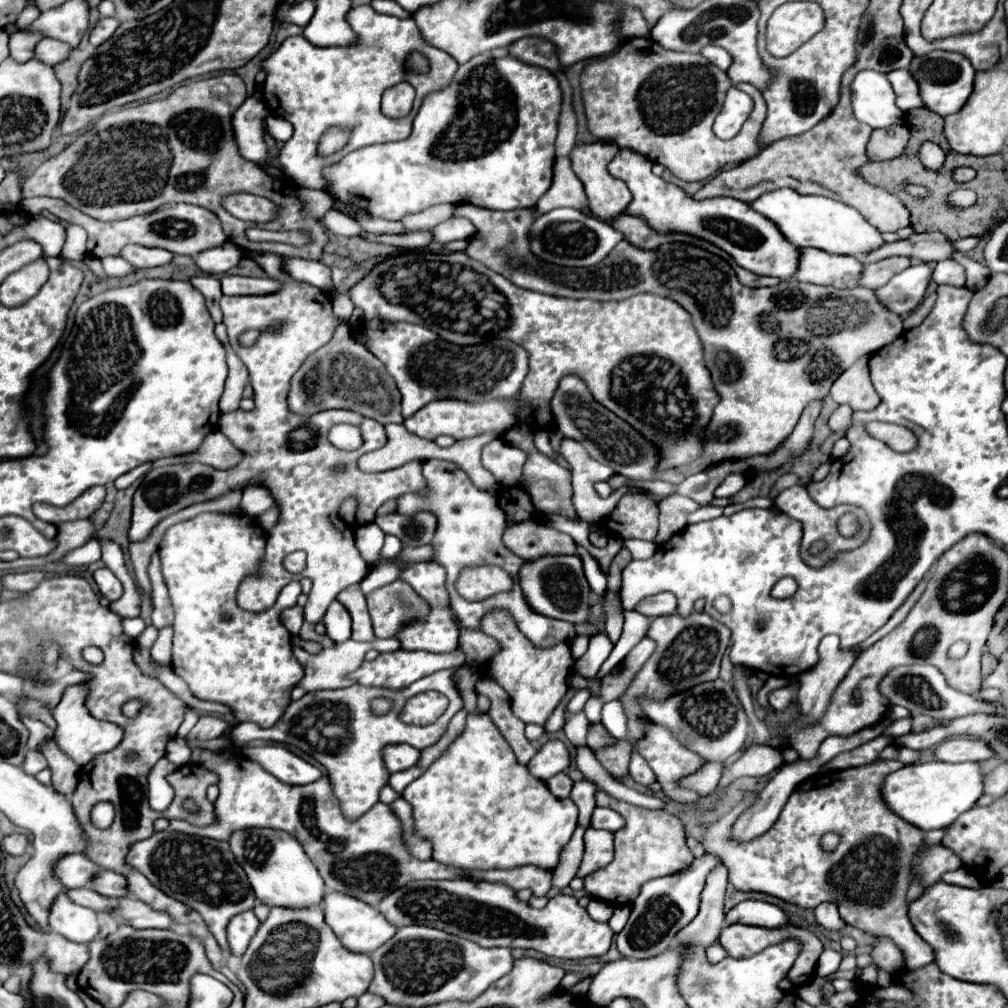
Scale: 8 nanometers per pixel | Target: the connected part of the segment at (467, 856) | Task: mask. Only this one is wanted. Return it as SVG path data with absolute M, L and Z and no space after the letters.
M469 714L465 730L457 740L423 776L413 780L401 796L413 808L415 834L433 844L433 860L459 870L511 870L529 864L543 870L555 870L561 850L577 828L575 802L571 798L553 796L543 780L535 778L527 766L517 762L511 746L489 714Z

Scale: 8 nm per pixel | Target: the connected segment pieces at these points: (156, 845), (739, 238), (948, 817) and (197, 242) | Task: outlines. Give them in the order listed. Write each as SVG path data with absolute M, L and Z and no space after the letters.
M163 830L155 832L147 840L135 842L127 854L127 864L137 868L153 886L157 886L167 896L197 910L209 926L209 932L215 936L217 944L229 952L225 938L227 922L235 914L253 910L255 906L255 894L247 882L247 876L243 874L243 868L231 854L229 842L183 836Z
M620 149L614 159L608 165L610 174L623 180L629 188L635 188L635 198L629 202L625 214L643 218L647 226L659 234L687 234L707 240L725 250L741 268L753 274L777 276L781 280L789 280L795 274L799 260L797 246L791 246L779 230L775 230L775 224L761 214L755 214L755 210L751 210L745 202L735 198L695 200L687 196L683 188L655 176L651 172L651 160L633 150Z
M975 762L911 764L889 774L881 784L881 790L881 798L893 814L911 822L919 830L929 832L935 828L947 828L959 814L975 806L983 794L983 772Z
M165 204L151 214L133 216L133 218L117 220L117 222L99 222L91 216L85 216L83 212L57 214L57 218L65 220L65 222L81 224L87 230L87 234L89 234L87 250L95 258L103 258L103 256L111 256L111 254L117 256L119 250L127 244L165 248L175 254L197 254L211 246L219 246L227 240L221 230L219 218L215 218L215 214L211 214L209 210L203 210L201 206L193 206L193 204Z

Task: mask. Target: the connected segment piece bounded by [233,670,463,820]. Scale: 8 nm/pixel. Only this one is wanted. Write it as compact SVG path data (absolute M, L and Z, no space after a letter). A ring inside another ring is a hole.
M439 670L433 674L429 674L407 686L407 690L403 690L403 694L395 694L391 690L379 690L379 688L365 688L365 686L349 686L349 688L341 688L341 690L317 690L317 692L307 692L301 700L291 702L285 708L285 714L279 718L279 722L275 722L271 728L261 728L255 722L243 722L239 726L235 726L233 730L233 742L237 746L251 742L251 740L269 740L269 742L281 742L281 744L291 744L299 750L303 750L305 754L313 756L319 764L325 766L327 776L331 780L333 786L333 794L339 800L341 812L347 820L357 820L359 816L363 816L373 804L379 802L379 790L389 782L389 772L383 768L383 756L381 750L385 744L411 744L413 748L427 748L431 744L435 744L441 734L447 730L447 726L459 710L463 708L463 702L459 702L457 698L459 692L451 680L453 670ZM417 692L449 692L449 694L457 694L457 698L450 698L450 703L440 718L423 728L417 726L407 726L399 720L399 712L401 706L405 704L407 698L415 696ZM375 698L387 698L391 700L391 710L383 716L377 716L371 710L371 702ZM327 716L331 716L325 724L331 726L325 734L319 728L319 722L323 722ZM309 730L321 730L319 736L321 738L307 738Z

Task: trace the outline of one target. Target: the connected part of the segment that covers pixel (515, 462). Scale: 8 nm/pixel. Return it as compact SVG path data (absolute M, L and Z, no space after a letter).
M497 438L483 446L481 462L499 484L513 486L521 480L521 470L527 462L527 452L523 452L521 448L513 448L505 440Z

